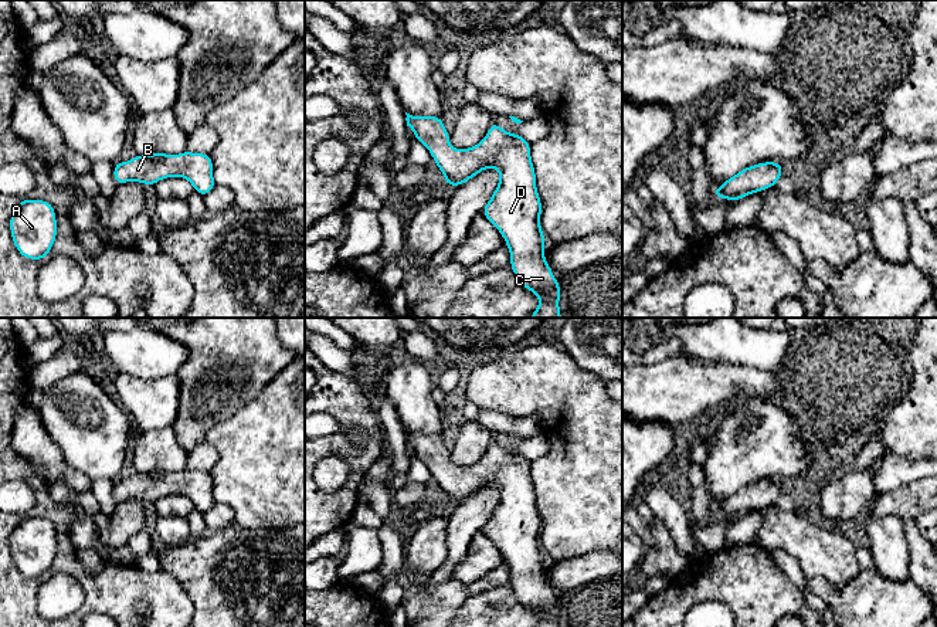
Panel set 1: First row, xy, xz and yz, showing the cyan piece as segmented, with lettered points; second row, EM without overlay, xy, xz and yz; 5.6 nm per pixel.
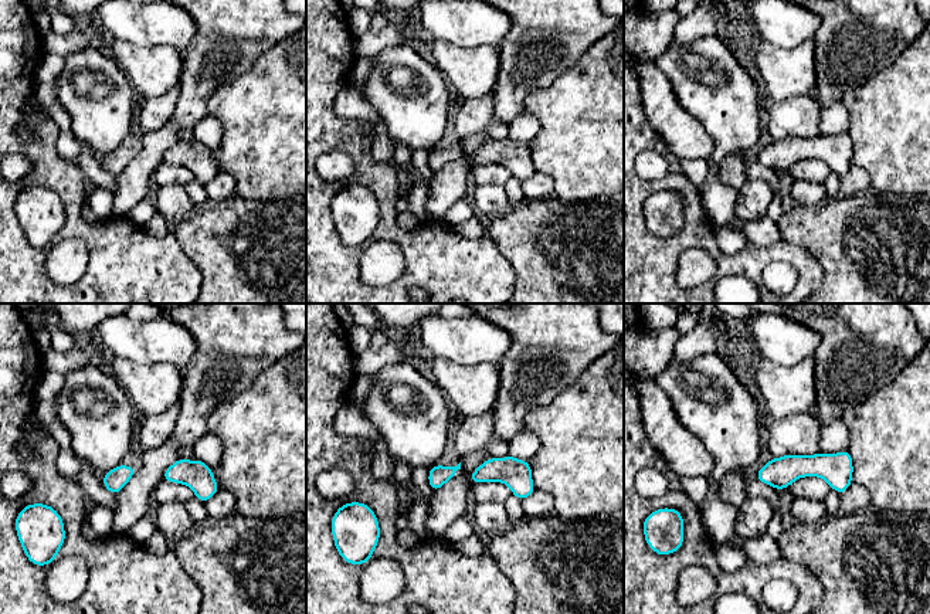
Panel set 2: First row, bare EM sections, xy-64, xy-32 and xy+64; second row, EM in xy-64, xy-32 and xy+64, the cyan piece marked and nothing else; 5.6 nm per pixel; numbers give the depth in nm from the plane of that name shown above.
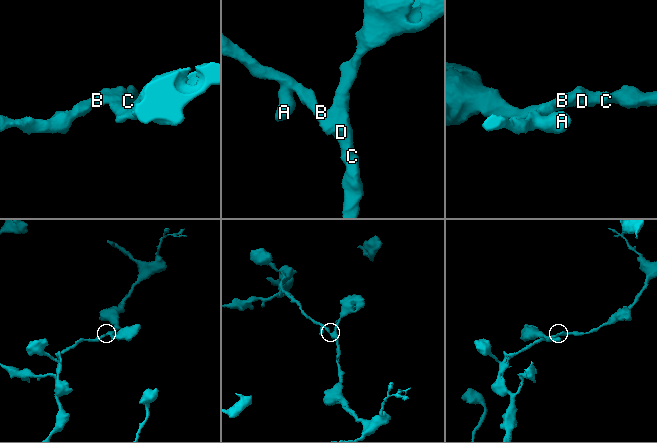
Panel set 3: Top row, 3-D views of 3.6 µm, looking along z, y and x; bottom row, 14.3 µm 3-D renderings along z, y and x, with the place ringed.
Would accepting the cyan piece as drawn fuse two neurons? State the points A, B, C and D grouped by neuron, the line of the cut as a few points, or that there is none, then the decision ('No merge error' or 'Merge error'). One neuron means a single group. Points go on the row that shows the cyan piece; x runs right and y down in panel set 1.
Groups: A B C D. No split. No merge error

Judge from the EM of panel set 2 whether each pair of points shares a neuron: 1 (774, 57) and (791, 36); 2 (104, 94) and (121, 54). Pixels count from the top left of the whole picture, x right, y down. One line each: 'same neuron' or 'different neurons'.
1: different neurons
2: different neurons

